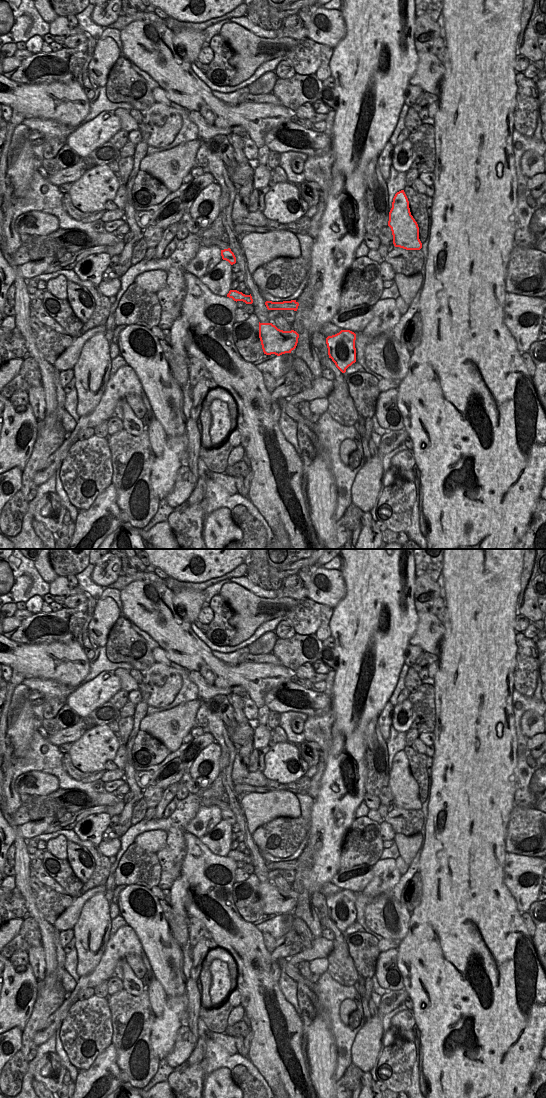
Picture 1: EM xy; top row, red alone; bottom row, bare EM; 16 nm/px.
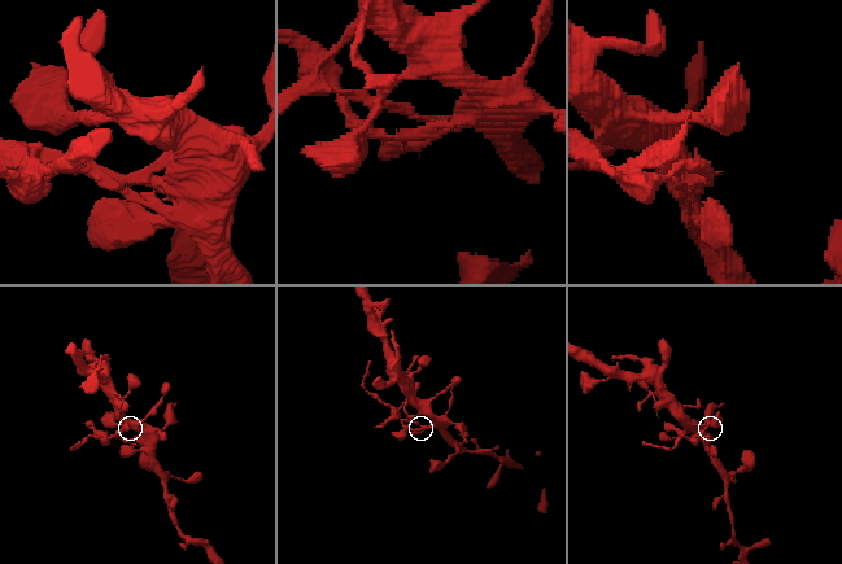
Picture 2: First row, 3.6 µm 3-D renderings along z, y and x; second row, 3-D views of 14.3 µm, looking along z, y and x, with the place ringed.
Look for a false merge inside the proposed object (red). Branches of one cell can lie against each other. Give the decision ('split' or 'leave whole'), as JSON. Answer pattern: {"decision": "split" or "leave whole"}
{"decision": "split"}

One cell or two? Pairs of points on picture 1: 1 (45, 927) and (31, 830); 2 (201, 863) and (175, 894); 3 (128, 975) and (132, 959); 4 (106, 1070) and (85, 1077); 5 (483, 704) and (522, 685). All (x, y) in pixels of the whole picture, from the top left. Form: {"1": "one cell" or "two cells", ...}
{"1": "two cells", "2": "two cells", "3": "two cells", "4": "one cell", "5": "two cells"}

